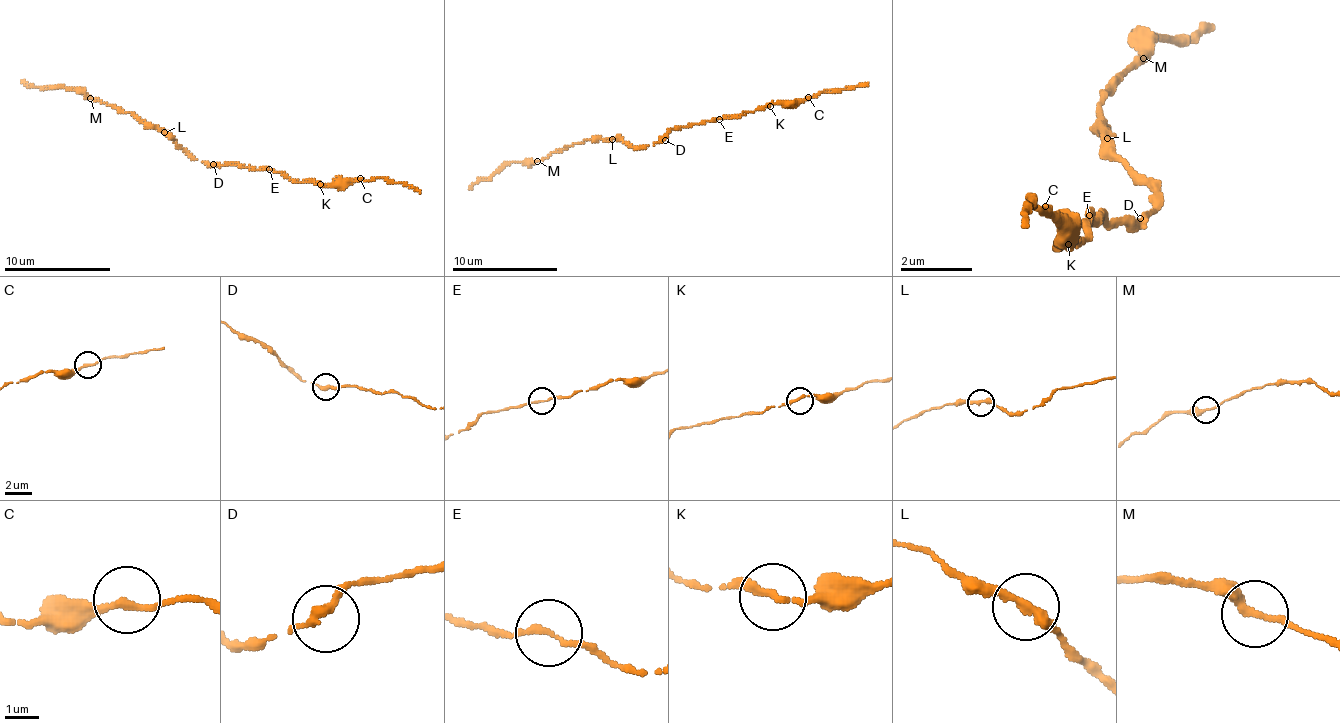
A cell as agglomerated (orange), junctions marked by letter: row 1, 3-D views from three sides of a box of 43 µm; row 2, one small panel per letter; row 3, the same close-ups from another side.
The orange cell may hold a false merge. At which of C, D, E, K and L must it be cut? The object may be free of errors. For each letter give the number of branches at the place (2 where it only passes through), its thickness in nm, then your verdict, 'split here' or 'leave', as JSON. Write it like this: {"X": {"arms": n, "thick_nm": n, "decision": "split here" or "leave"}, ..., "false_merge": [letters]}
{"C": {"arms": 2, "thick_nm": 200, "decision": "leave"}, "D": {"arms": 1, "thick_nm": 360, "decision": "leave"}, "E": {"arms": 2, "thick_nm": 170, "decision": "leave"}, "K": {"arms": 2, "thick_nm": 220, "decision": "leave"}, "L": {"arms": 2, "thick_nm": 280, "decision": "leave"}, "false_merge": []}

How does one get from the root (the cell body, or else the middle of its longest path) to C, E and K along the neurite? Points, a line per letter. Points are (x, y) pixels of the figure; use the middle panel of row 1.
C: (662, 137), (681, 126), (737, 118), (743, 112), (772, 104), (798, 104), (808, 97)
E: (662, 137), (673, 129), (718, 118)
K: (662, 137), (681, 126), (705, 124), (715, 118), (737, 118), (743, 112), (770, 106)

